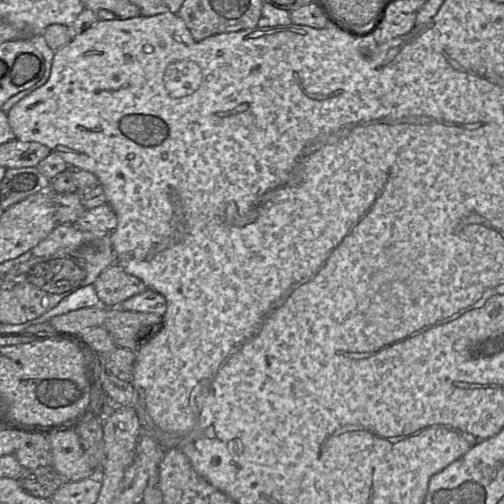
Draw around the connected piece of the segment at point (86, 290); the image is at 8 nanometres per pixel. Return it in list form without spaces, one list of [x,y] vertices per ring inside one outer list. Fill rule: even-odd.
[[[89,284],[63,298],[55,307],[43,315],[22,324],[2,324],[1,330],[17,331],[27,329],[31,325],[48,322],[54,316],[97,305],[100,305],[100,299],[98,298],[94,284]]]

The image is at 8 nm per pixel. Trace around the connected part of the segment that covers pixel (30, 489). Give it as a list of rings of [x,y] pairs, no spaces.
[[[52,465],[26,469],[16,481],[27,494],[38,498],[50,498],[63,483],[69,482]]]

